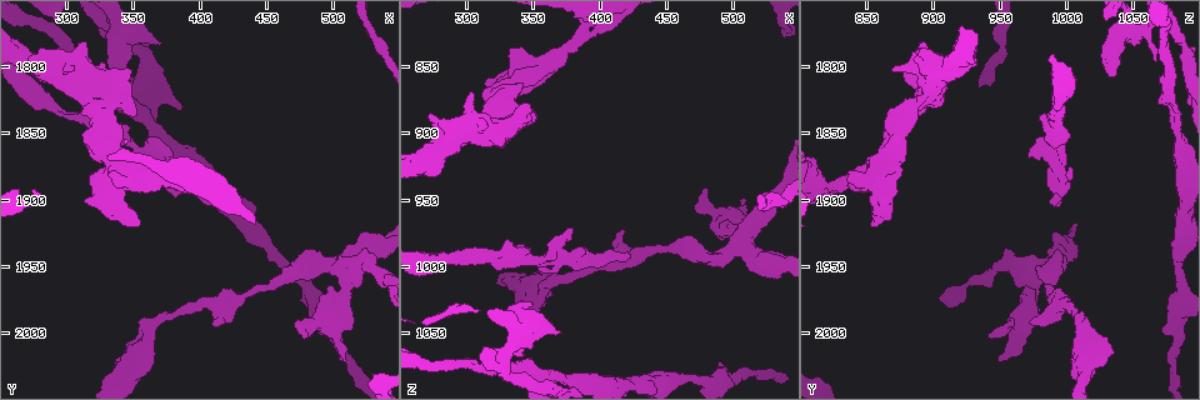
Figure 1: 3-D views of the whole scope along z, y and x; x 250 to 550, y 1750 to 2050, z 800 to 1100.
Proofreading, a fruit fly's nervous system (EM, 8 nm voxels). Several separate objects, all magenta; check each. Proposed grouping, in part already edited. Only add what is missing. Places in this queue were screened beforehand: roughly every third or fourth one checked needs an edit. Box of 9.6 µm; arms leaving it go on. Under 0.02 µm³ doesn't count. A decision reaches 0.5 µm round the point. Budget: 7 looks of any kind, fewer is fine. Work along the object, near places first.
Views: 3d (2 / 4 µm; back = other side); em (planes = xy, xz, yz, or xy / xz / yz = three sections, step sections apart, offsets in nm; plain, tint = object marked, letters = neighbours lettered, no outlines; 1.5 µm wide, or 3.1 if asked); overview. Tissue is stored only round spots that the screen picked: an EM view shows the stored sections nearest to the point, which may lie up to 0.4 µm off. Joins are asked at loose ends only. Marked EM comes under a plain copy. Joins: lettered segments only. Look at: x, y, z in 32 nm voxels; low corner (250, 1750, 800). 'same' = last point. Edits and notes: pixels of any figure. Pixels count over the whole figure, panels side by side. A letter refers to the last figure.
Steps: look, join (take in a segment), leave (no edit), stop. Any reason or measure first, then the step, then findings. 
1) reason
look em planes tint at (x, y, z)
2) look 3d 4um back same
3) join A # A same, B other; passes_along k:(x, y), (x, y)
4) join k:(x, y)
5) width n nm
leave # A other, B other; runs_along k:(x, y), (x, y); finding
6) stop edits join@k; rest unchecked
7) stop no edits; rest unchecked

free end
look 3d 4um at (416, 1990, 974)

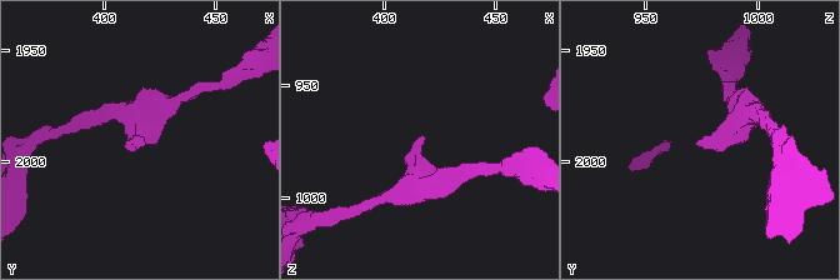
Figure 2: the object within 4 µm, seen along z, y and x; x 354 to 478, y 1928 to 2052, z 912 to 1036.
look em planes letters at (418, 1992, 972)

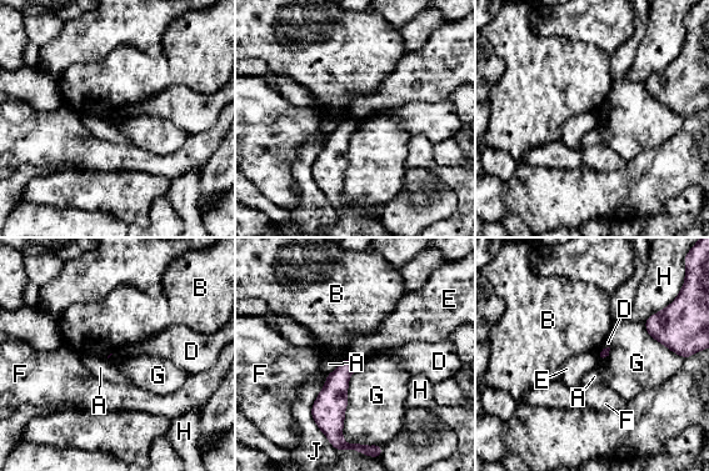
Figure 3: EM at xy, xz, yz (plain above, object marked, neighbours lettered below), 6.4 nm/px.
leave # A other, B other, D other, E other, F other, G other, H other, J other; border 3:(349, 356), (358, 361); none of them fits

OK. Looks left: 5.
branch stops here
look 3d 4um at (304, 1804, 870)

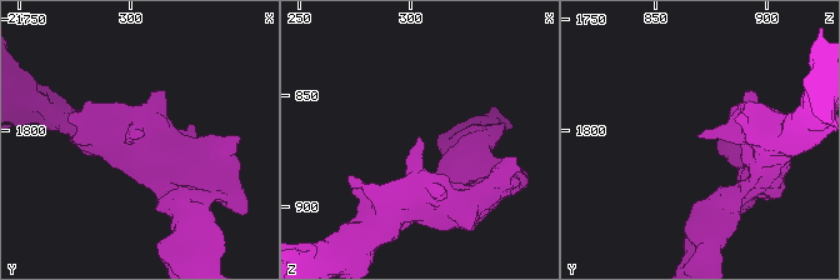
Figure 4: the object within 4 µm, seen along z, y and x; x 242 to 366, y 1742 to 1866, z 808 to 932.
look em planes letters at (305, 1802, 871)

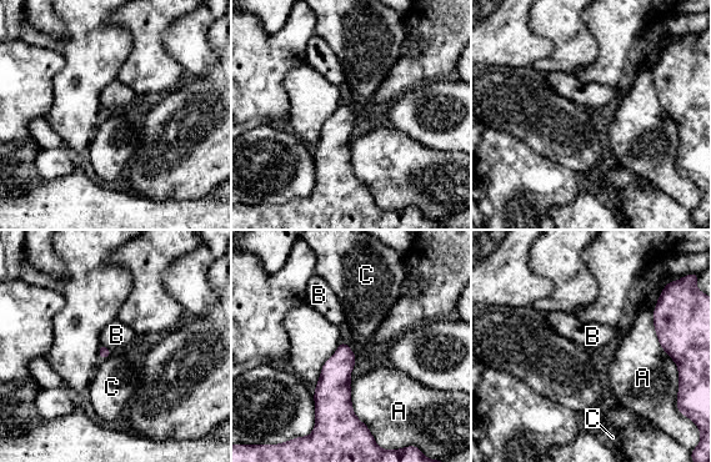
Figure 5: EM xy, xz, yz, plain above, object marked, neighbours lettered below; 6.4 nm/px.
leave # A other, B other, C other; no lettered segment goes on from it

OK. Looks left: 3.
stops while still wide
look em xz step 8 letters at (354, 1918, 854)

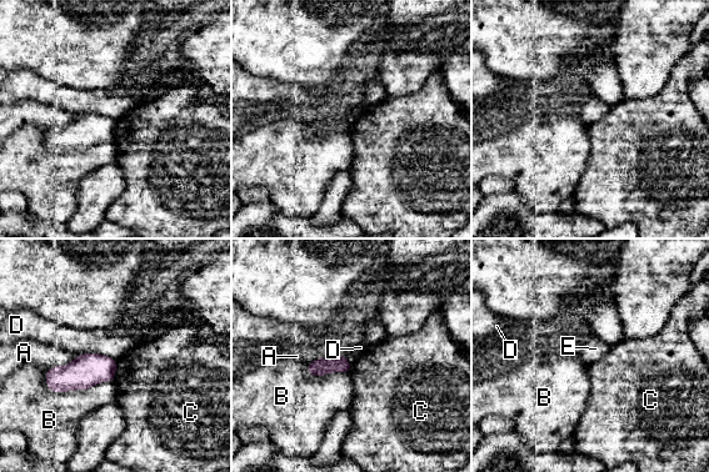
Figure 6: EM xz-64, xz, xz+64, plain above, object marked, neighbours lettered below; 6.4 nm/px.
look em planes letters same

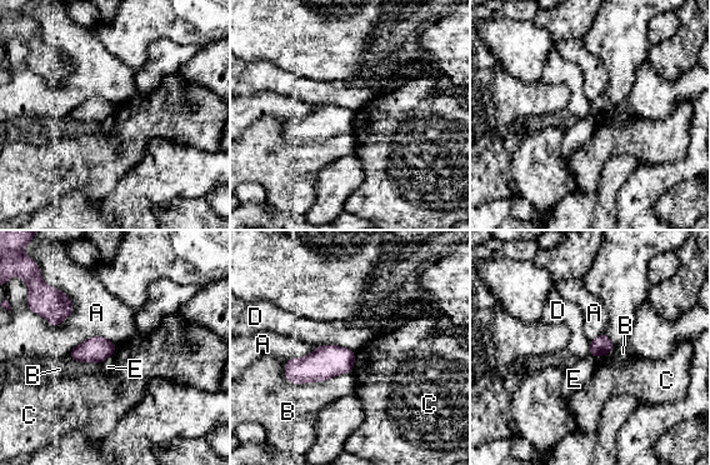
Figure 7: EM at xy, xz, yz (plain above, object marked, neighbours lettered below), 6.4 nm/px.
leave # A other, B other, C other, D other, E other; border 7:(318, 345), (343, 345), (355, 353); none of them fits

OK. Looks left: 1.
stop no edits; rest unchecked

